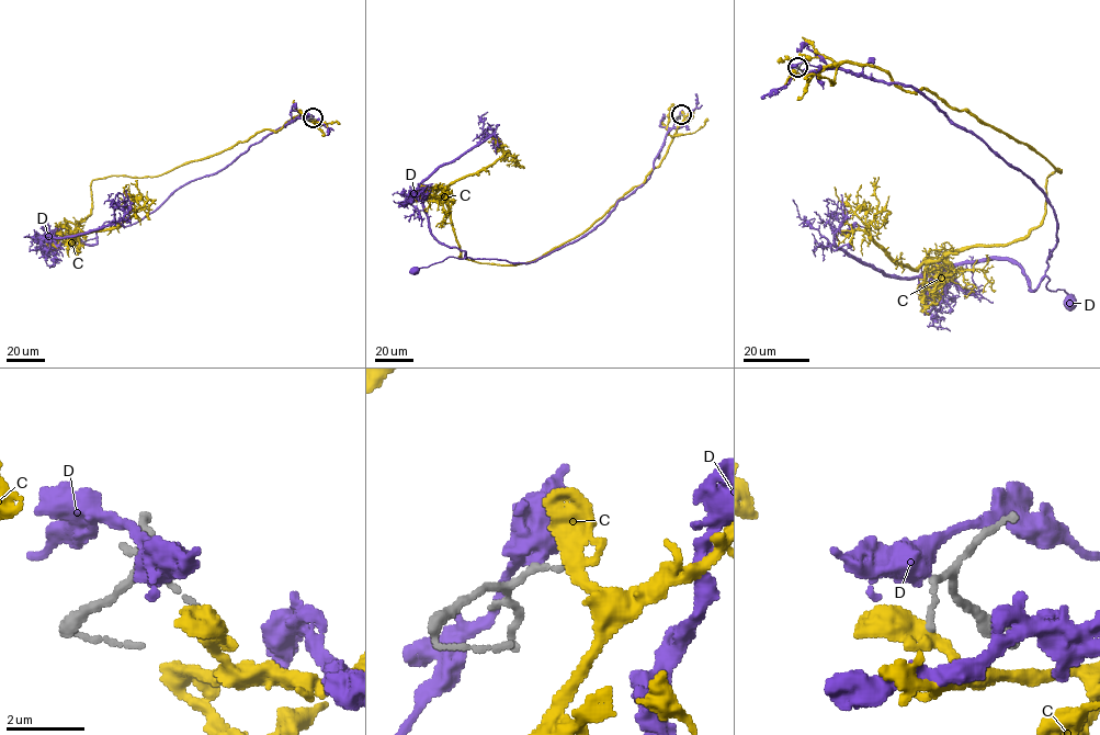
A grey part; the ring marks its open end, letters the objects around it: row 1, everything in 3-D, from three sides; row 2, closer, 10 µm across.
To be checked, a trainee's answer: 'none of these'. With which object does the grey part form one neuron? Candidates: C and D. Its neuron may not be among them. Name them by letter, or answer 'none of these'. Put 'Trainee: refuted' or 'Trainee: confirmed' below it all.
none of these
Trainee: confirmed

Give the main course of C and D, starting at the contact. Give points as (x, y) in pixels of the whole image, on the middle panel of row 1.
C: (682, 114), (643, 183), (582, 232), (519, 264), (458, 257), (446, 202), (454, 181), (512, 159), (499, 156)
D: (680, 114), (666, 136), (651, 173), (582, 236), (529, 262), (449, 257), (416, 271)

